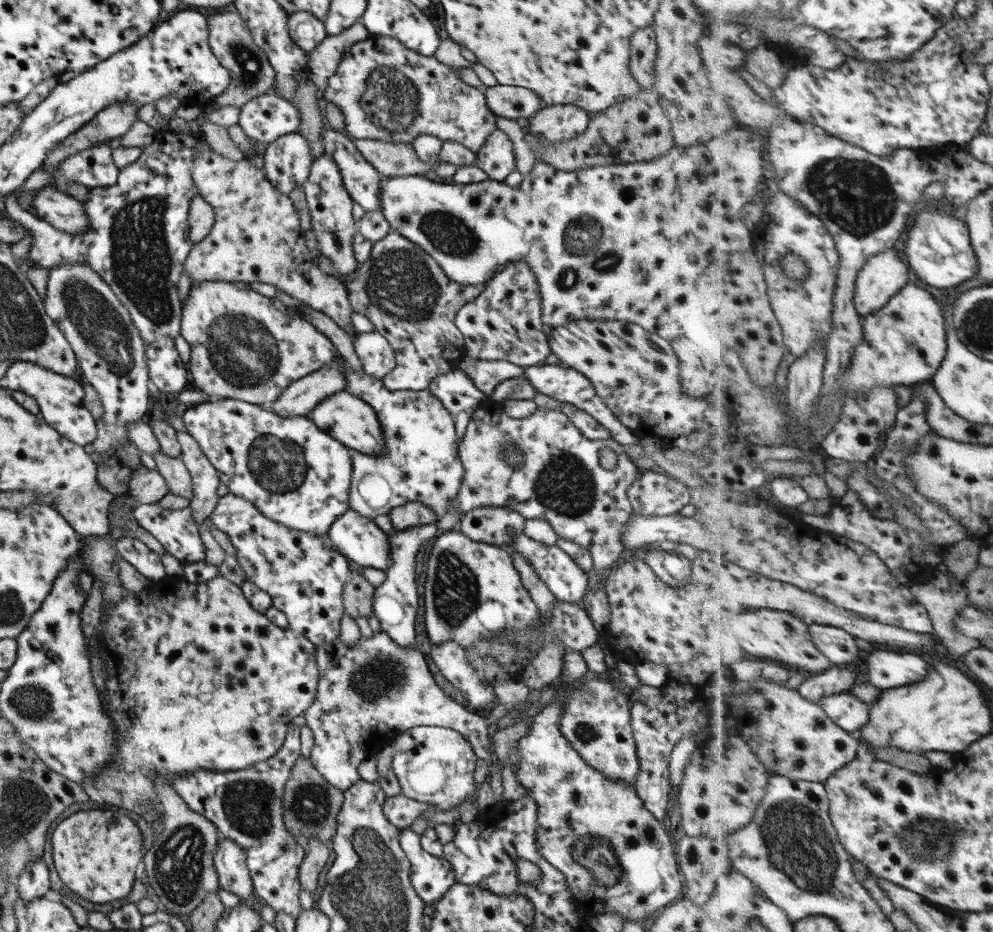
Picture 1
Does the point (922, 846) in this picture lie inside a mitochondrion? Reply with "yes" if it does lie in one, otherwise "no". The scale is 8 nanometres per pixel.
yes

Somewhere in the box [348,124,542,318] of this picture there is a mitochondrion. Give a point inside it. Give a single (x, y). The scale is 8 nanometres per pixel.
(448, 233)

